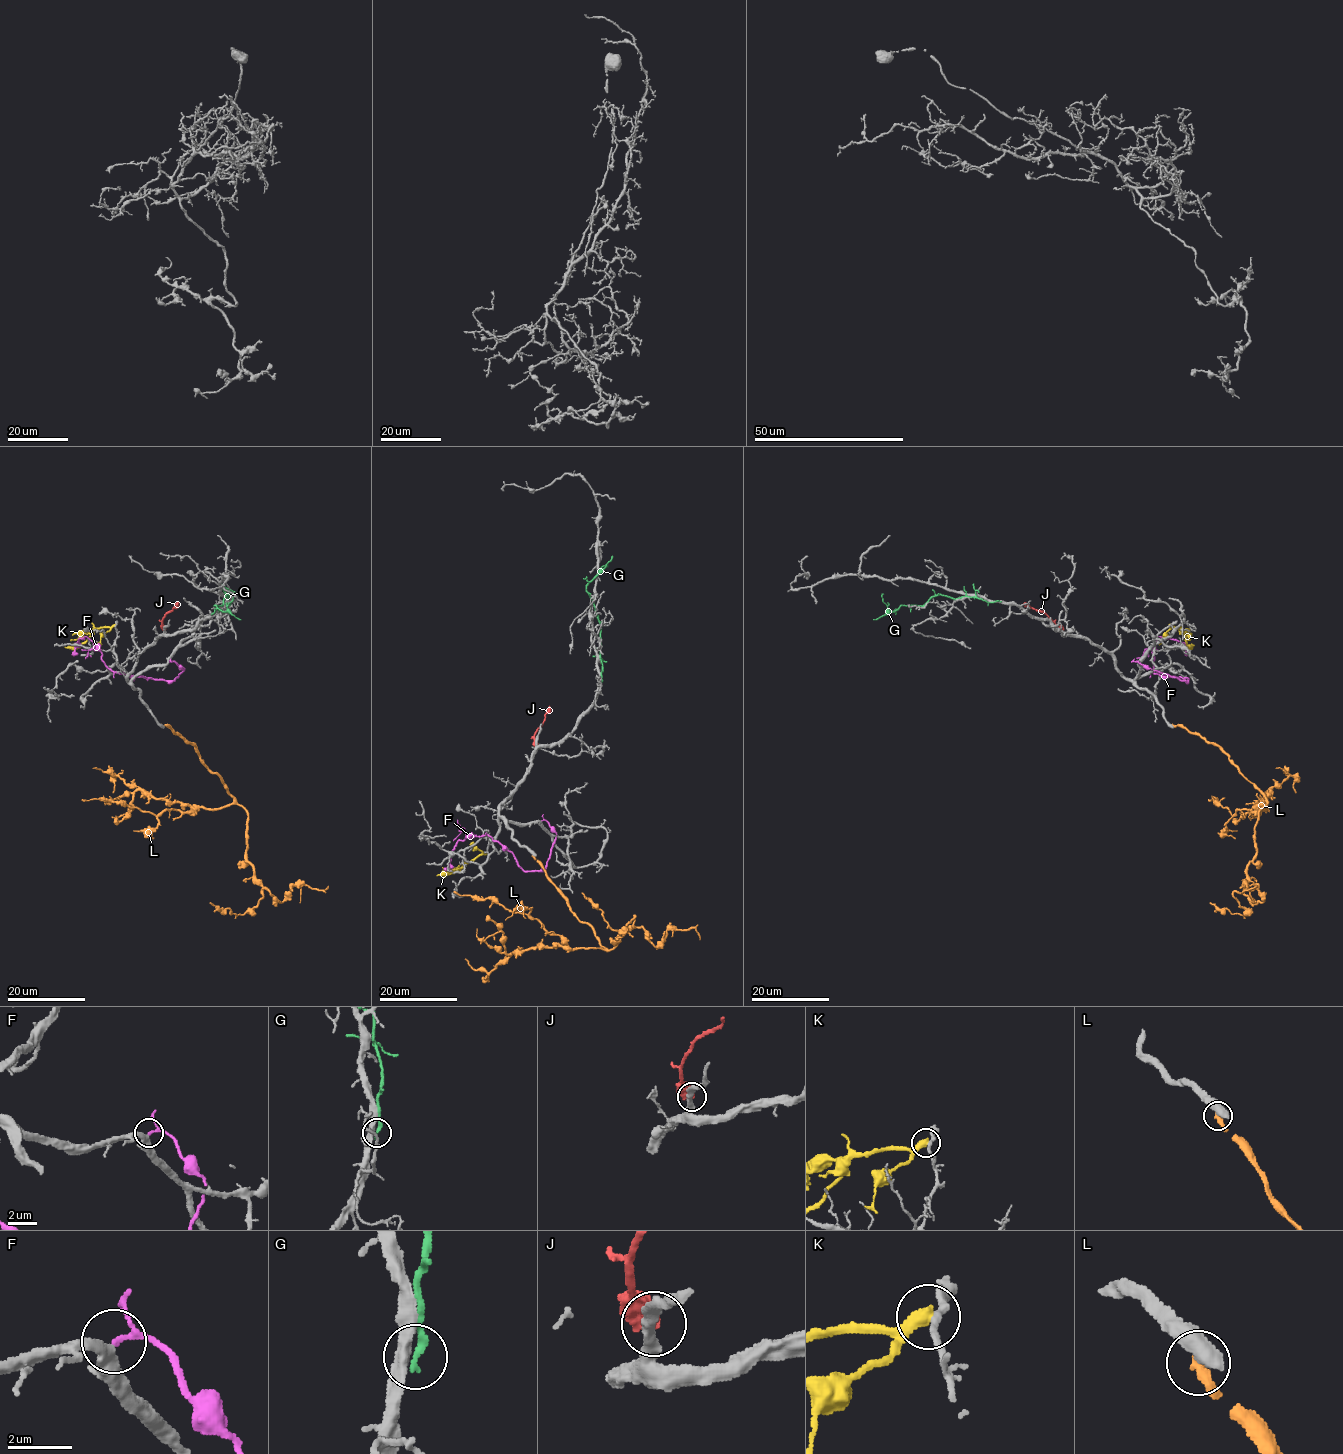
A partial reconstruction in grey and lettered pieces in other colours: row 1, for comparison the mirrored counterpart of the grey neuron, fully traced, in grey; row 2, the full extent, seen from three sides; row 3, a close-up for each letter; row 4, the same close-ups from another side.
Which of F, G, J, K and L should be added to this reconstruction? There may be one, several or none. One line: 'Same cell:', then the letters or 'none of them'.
Same cell: none of them

